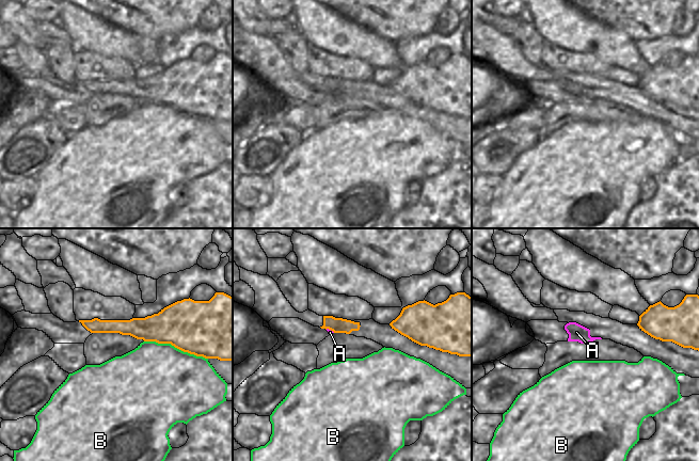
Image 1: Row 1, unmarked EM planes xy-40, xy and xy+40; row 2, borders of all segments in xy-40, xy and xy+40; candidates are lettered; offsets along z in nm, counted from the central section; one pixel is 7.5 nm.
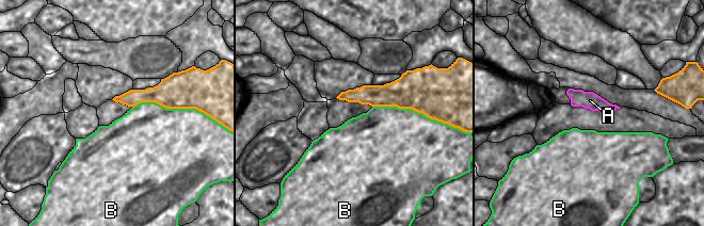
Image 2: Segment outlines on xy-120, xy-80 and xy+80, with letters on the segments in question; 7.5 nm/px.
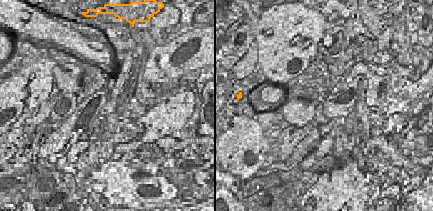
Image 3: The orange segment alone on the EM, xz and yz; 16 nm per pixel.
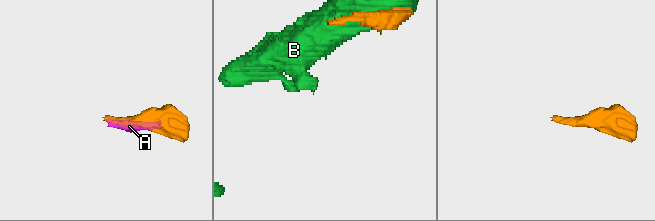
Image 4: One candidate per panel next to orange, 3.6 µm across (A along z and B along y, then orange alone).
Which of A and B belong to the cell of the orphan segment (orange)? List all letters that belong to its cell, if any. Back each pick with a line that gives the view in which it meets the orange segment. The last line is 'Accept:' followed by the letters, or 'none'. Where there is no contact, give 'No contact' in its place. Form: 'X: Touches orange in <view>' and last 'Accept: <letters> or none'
Accept: none

